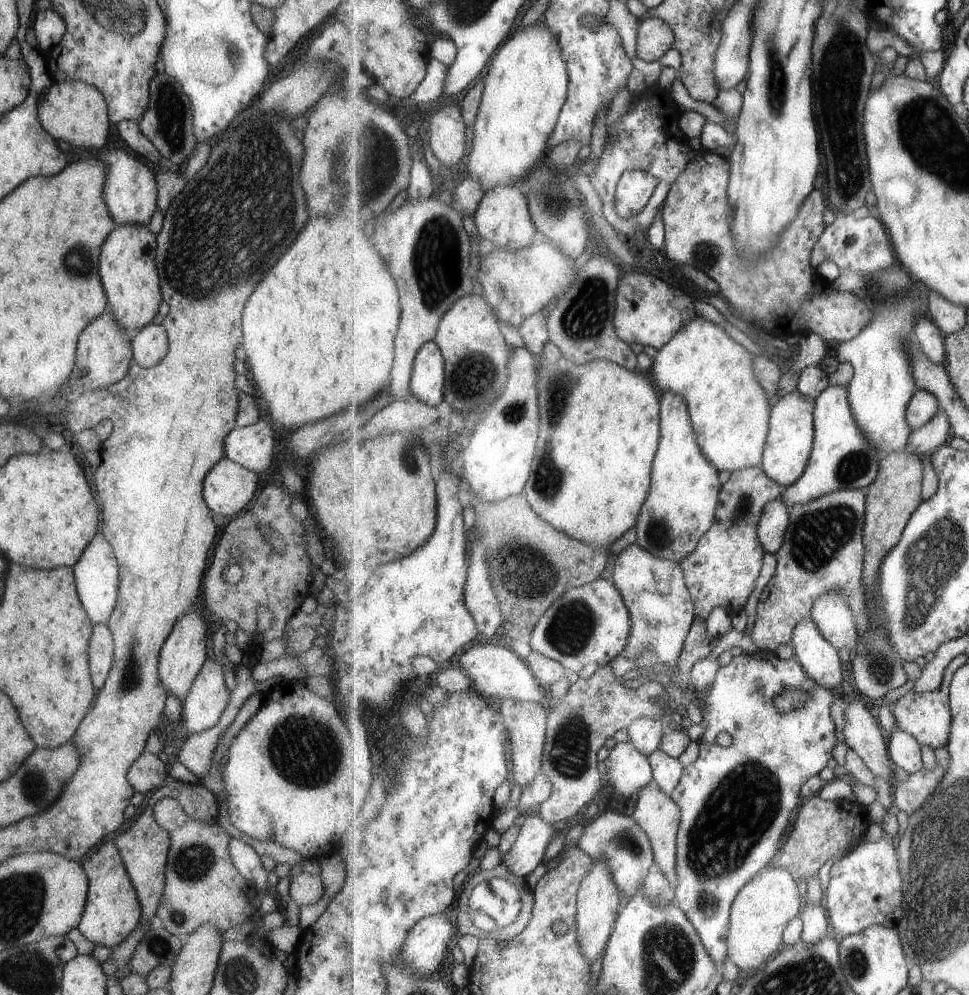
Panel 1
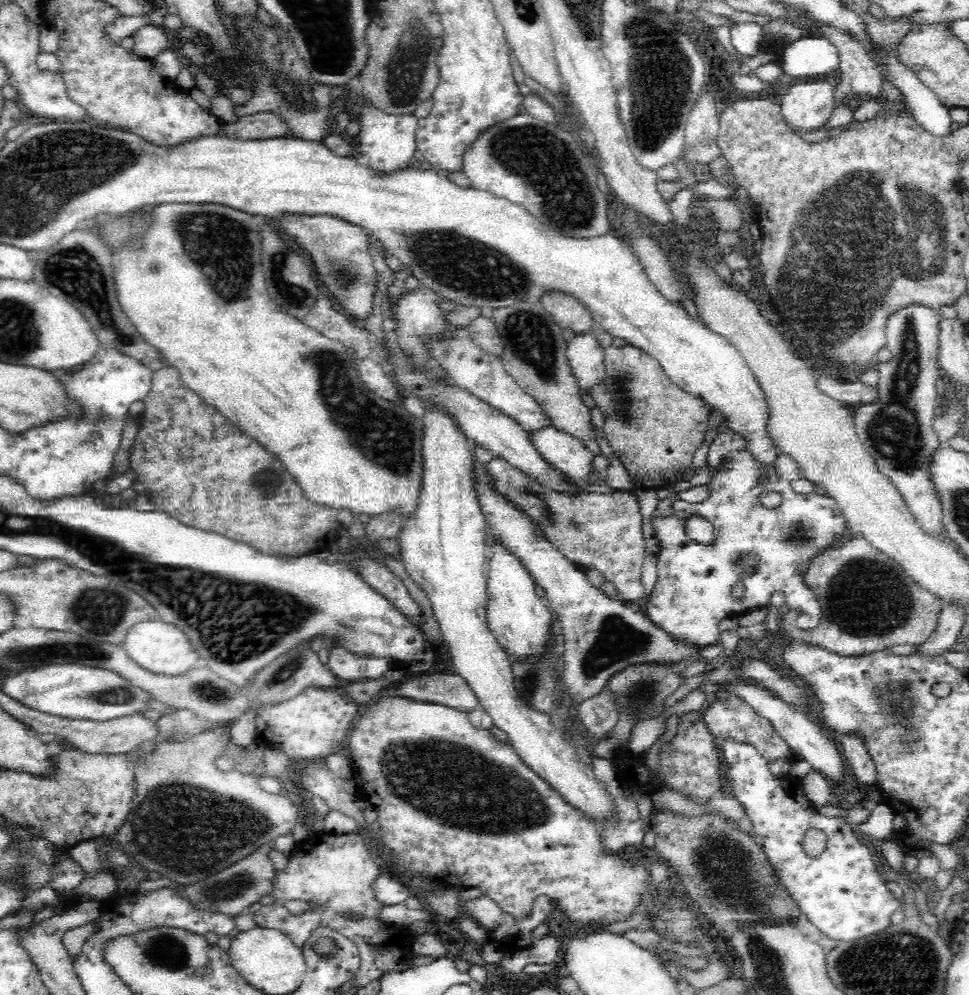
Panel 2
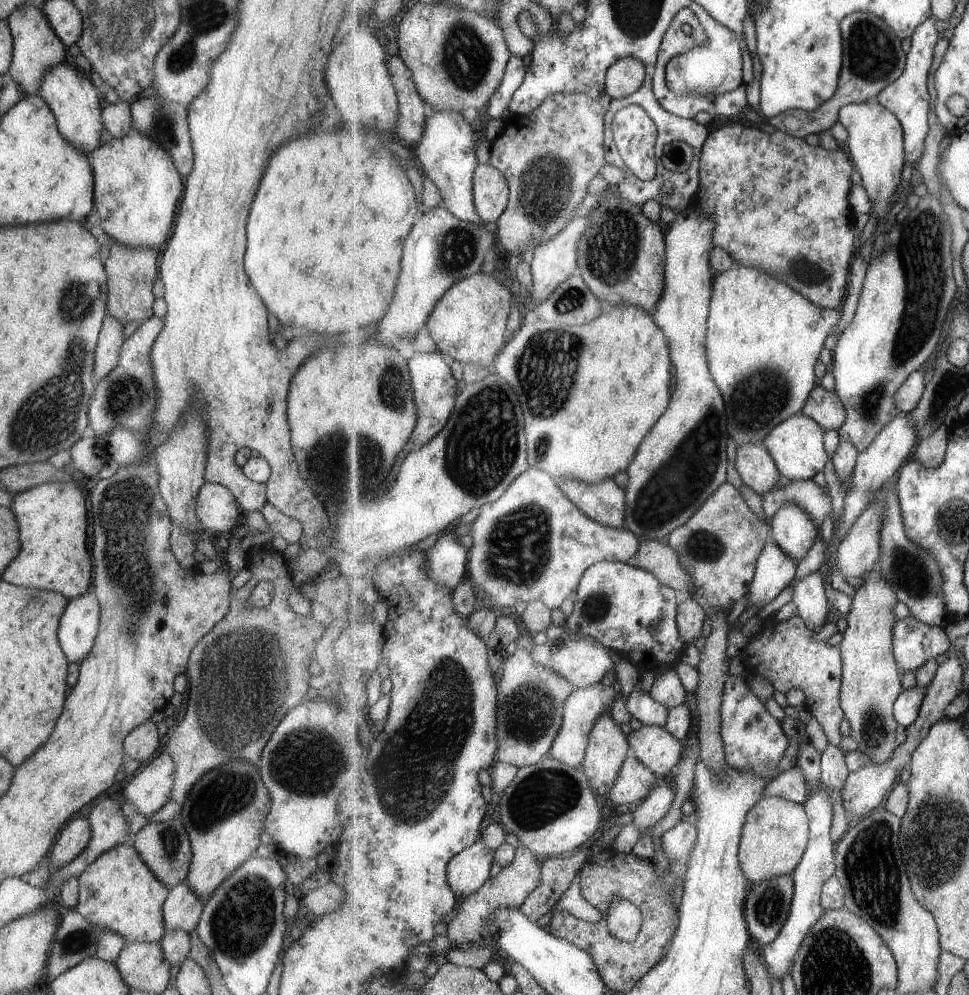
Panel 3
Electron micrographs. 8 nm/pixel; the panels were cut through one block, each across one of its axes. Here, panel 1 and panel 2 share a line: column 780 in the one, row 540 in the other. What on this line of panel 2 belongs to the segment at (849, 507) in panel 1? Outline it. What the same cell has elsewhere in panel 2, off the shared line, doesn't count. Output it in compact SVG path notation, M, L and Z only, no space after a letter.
M494 455L487 463L487 470L494 478L494 485L500 493L504 493L512 503L516 503L520 509L524 509L530 517L540 525L540 529L548 535L548 539L572 561L576 567L584 570L586 567L594 567L606 577L608 582L616 589L617 595L625 602L640 600L646 595L641 581L641 568L647 554L647 540L642 528L642 511L640 501L636 493L631 491L615 492L582 492L582 494L567 494L554 491L518 470L508 459Z

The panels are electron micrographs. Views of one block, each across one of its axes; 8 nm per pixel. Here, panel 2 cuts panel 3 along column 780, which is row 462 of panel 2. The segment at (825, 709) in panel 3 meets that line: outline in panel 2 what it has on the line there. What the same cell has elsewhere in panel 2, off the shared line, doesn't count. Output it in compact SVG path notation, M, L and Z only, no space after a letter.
M632 345L625 348L608 346L602 350L602 357L606 376L591 386L590 396L596 402L595 411L604 417L604 436L608 439L613 454L628 470L635 486L655 490L674 486L682 480L681 473L689 471L696 450L704 442L706 427L713 411L704 401L694 399L674 386L654 358Z

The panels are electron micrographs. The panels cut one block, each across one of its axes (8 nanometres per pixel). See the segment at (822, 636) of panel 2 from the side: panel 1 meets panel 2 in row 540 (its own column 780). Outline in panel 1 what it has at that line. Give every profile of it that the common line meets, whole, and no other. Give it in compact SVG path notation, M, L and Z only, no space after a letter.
M817 794L805 799L799 806L798 814L792 829L787 832L781 848L773 857L772 867L790 870L796 881L801 878L813 878L819 870L835 856L843 856L847 850L859 846L872 826L874 820L867 805L857 803L853 799L822 800Z

